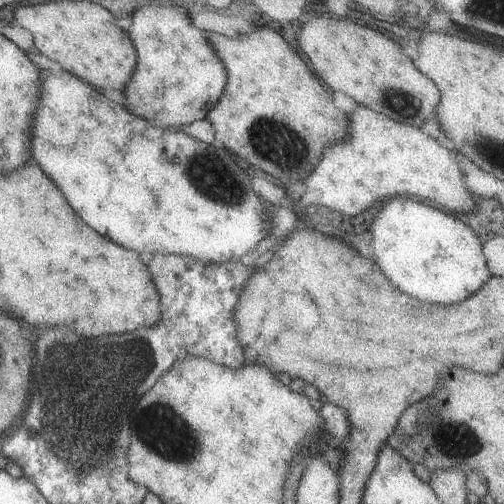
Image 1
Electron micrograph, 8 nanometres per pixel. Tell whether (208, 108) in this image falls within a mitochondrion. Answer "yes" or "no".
no

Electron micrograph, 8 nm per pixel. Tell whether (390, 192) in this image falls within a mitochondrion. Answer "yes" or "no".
no

